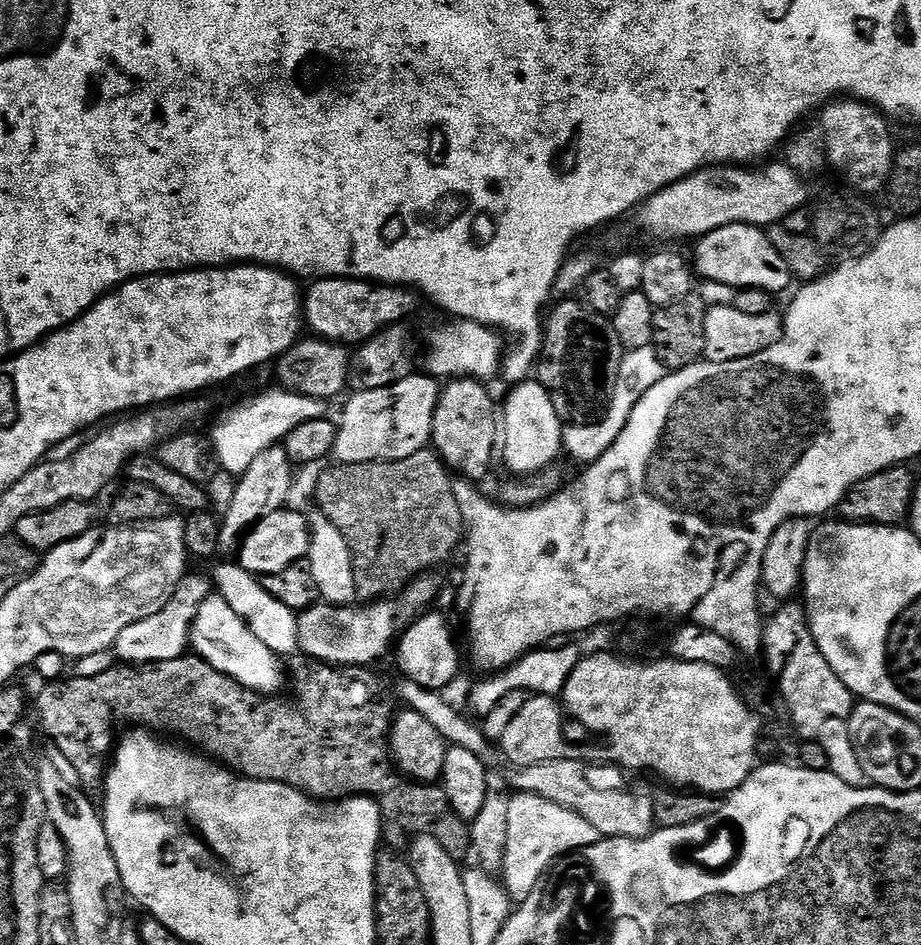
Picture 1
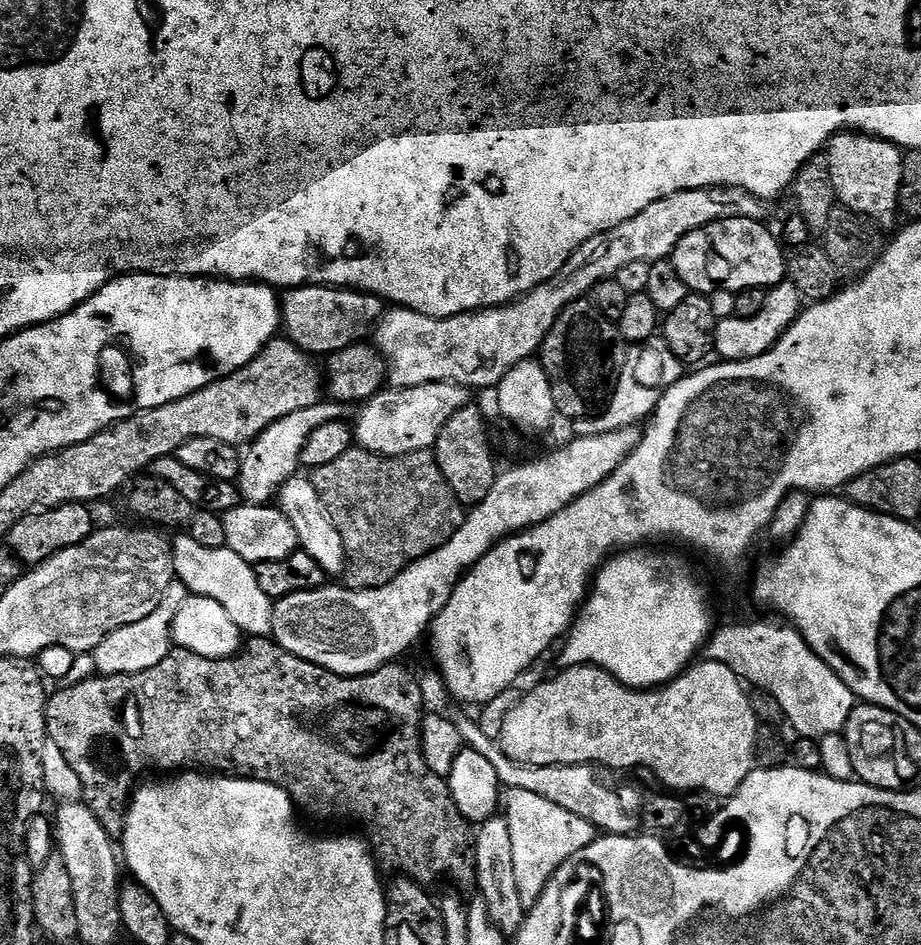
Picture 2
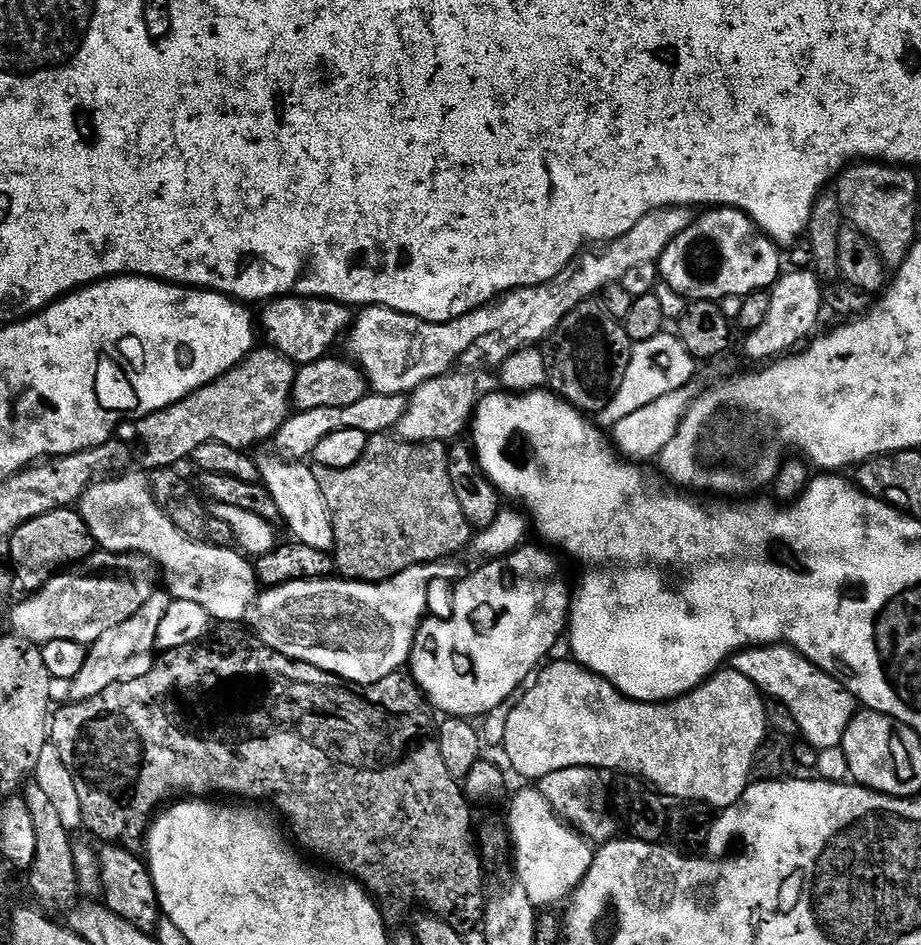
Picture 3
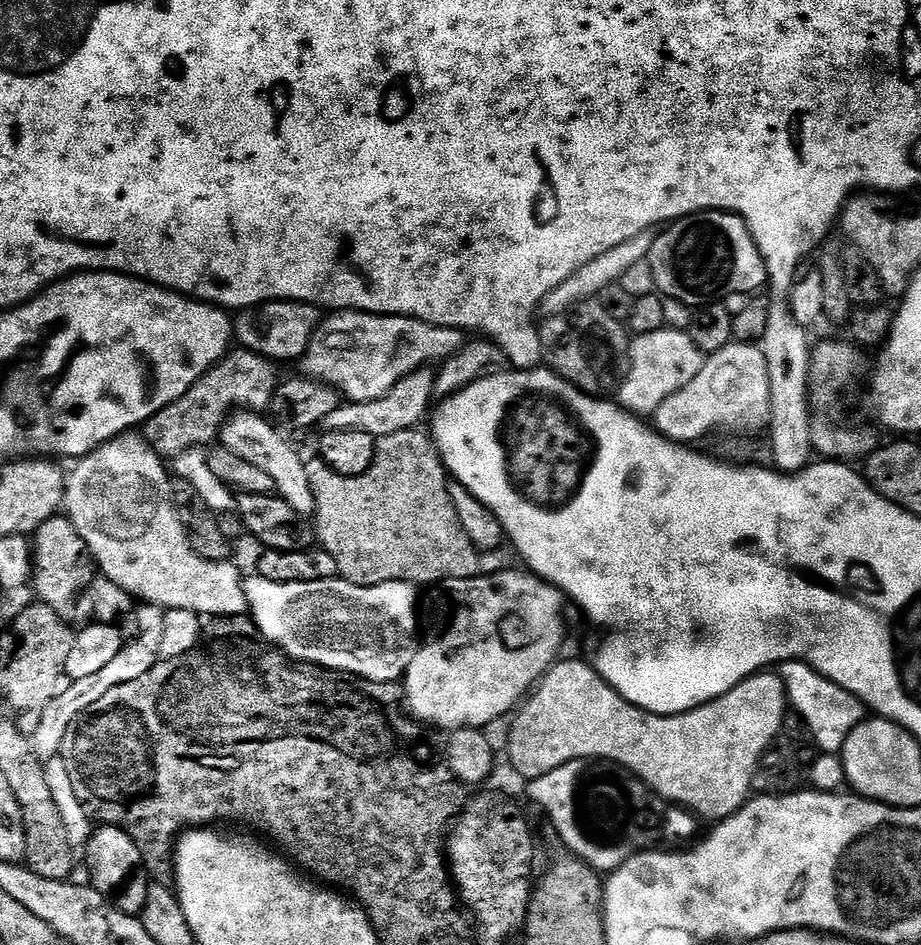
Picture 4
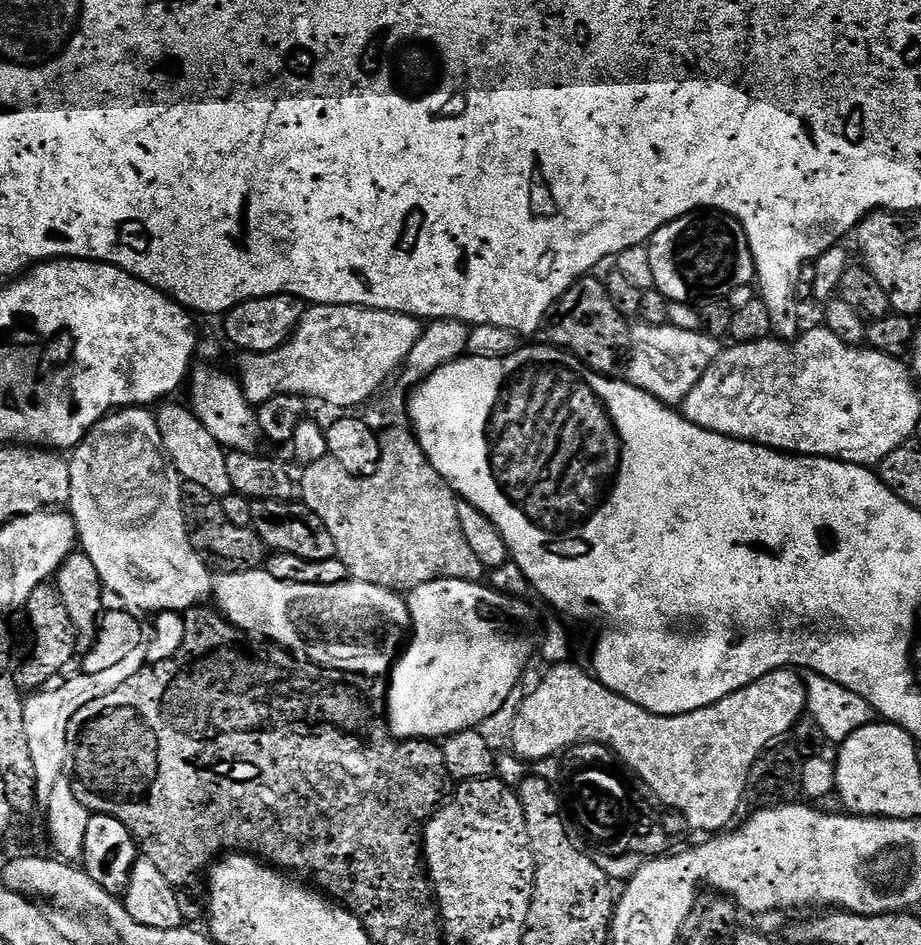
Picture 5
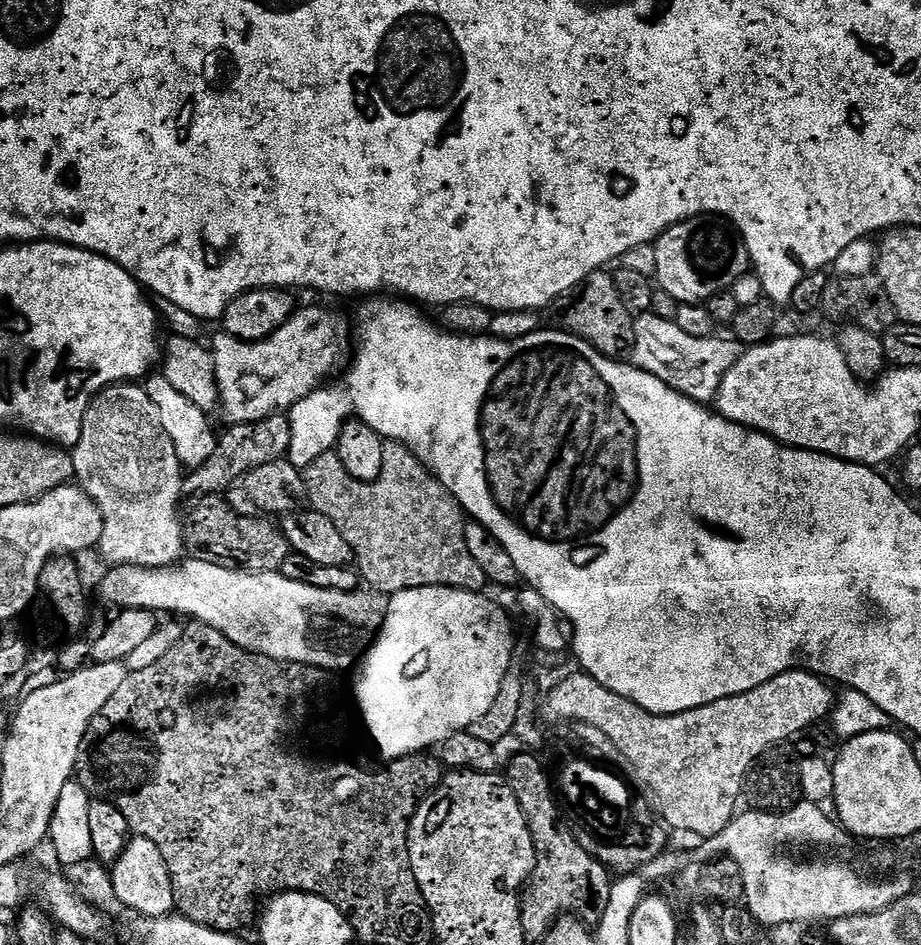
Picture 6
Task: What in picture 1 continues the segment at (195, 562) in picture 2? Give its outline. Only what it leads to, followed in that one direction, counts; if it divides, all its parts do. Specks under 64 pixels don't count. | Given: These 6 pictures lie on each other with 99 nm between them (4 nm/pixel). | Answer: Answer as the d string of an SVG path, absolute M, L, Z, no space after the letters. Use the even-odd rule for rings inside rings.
M239 563L220 564L213 572L210 572L210 579L215 591L226 602L230 602L230 610L238 614L254 630L254 634L265 644L274 655L281 658L291 658L301 651L300 635L298 634L297 613L290 611L278 598L271 594L266 594L266 590L261 586L259 579L253 576Z

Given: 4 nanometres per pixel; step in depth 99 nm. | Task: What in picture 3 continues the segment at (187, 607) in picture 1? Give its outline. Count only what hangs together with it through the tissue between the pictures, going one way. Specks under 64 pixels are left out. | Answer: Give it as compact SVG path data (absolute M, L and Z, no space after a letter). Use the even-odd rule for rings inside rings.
M157 590L150 598L150 602L146 602L146 606L142 606L142 610L134 614L134 618L126 618L126 622L102 634L102 637L91 645L88 659L85 659L82 670L73 680L70 700L74 702L89 700L108 689L110 685L117 684L118 681L133 680L149 672L154 663L152 652L157 651L158 626L166 615L169 603L169 593Z

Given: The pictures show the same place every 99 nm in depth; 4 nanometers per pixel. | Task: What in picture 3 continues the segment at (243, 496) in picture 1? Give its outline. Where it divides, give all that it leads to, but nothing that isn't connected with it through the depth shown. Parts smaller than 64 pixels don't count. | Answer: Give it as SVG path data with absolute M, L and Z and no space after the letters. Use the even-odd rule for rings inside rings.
M370 394L366 398L362 398L362 402L354 402L354 406L342 406L341 408L323 408L322 410L308 410L306 412L296 412L289 415L284 421L274 437L275 451L279 453L285 460L295 460L304 462L309 459L314 450L314 446L318 446L318 442L322 442L322 438L326 438L326 434L334 434L334 430L362 430L369 434L388 434L395 429L396 423L400 421L400 415L408 409L409 397L403 396L377 396Z

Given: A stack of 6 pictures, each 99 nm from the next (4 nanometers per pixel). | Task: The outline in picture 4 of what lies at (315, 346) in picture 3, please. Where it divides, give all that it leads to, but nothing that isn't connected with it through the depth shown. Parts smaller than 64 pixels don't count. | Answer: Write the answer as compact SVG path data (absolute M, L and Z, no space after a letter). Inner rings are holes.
M268 300L264 304L242 308L235 313L234 336L239 347L257 352L268 360L298 362L308 353L312 335L321 319L321 309L315 304L304 304L301 300Z

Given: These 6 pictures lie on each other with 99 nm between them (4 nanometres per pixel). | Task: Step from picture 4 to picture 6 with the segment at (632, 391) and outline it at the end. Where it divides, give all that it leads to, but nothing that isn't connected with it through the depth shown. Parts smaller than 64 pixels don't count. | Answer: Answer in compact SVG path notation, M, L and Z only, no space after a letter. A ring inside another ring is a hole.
M651 314L637 316L635 321L636 341L632 347L631 359L636 367L654 374L654 378L666 382L666 386L692 400L715 401L722 378L726 378L730 366L738 362L742 351L740 341L735 338L720 340L719 335L710 338L690 338L690 334L685 334L676 325L675 320L663 320Z

